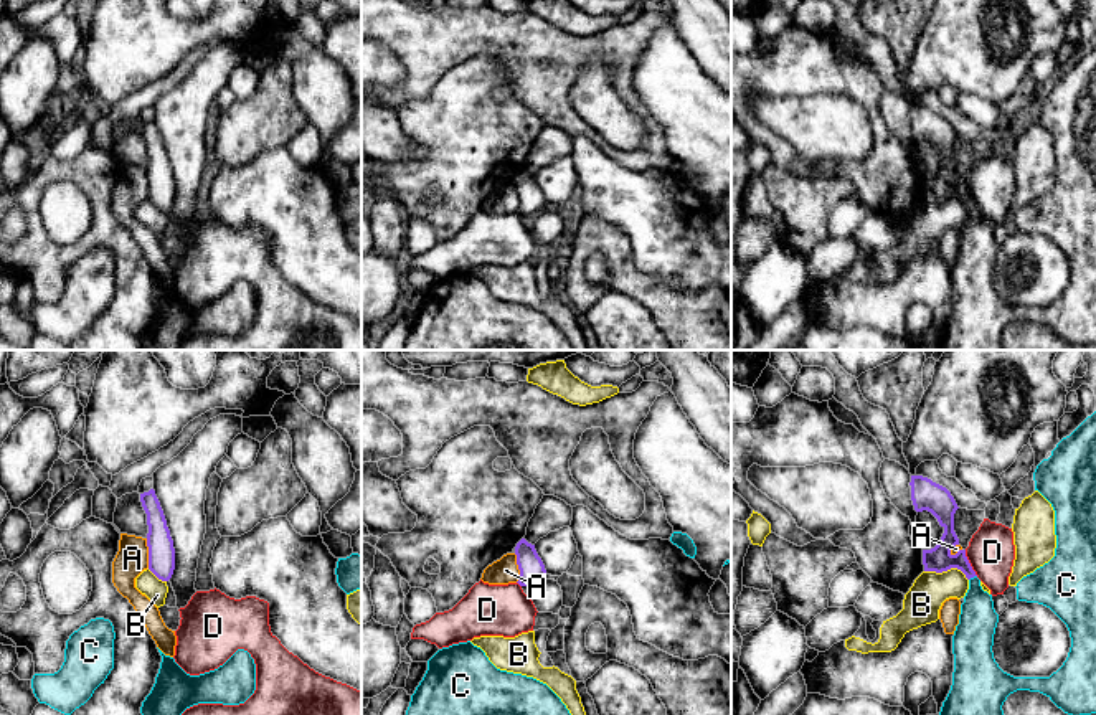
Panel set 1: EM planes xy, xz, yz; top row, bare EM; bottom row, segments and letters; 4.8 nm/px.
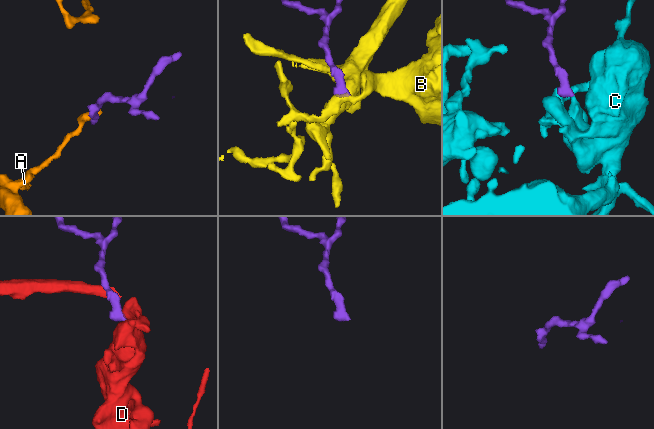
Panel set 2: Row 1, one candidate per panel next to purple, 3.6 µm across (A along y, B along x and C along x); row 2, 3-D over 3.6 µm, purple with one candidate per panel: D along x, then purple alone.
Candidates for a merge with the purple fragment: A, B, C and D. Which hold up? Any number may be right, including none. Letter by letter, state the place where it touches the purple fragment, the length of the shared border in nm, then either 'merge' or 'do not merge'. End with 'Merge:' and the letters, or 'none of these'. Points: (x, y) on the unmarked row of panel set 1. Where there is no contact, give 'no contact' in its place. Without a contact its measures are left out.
A: contact xy (149, 184); length 140 nm; do not merge
B: contact yz (948, 198); length 220 nm; do not merge
C: contact yz (973, 207); length 50 nm; merge
D: contact yz (969, 194); length 140 nm; do not merge
Merge: C

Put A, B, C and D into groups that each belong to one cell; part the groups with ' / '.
A / B / C / D

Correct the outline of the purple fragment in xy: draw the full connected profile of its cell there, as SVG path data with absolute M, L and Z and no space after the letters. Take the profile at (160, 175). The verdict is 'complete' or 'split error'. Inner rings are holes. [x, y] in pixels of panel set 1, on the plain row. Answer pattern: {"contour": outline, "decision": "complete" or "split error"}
{"contour": "M155 121L140 124L142 137L147 144L147 177L149 200L162 211L168 211L175 200L175 178L167 157L167 150Z", "decision": "complete"}

